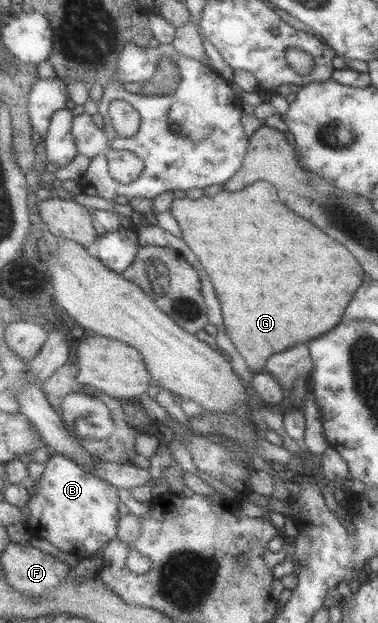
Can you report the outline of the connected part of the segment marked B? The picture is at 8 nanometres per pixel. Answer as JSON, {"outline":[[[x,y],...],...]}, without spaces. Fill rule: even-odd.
{"outline":[[[51,453],[41,478],[34,484],[36,493],[27,504],[28,530],[56,548],[74,554],[78,560],[101,556],[119,533],[118,488],[94,475],[76,460]]]}

